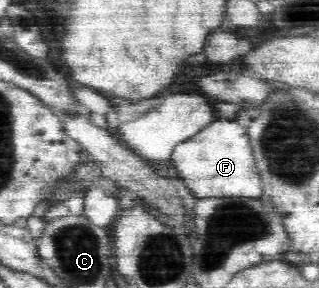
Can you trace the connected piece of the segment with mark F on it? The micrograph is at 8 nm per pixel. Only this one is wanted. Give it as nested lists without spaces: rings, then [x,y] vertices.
[[[214,119],[189,139],[177,143],[171,165],[185,189],[199,199],[256,198],[262,195],[262,181],[249,151],[245,130],[229,119]]]

